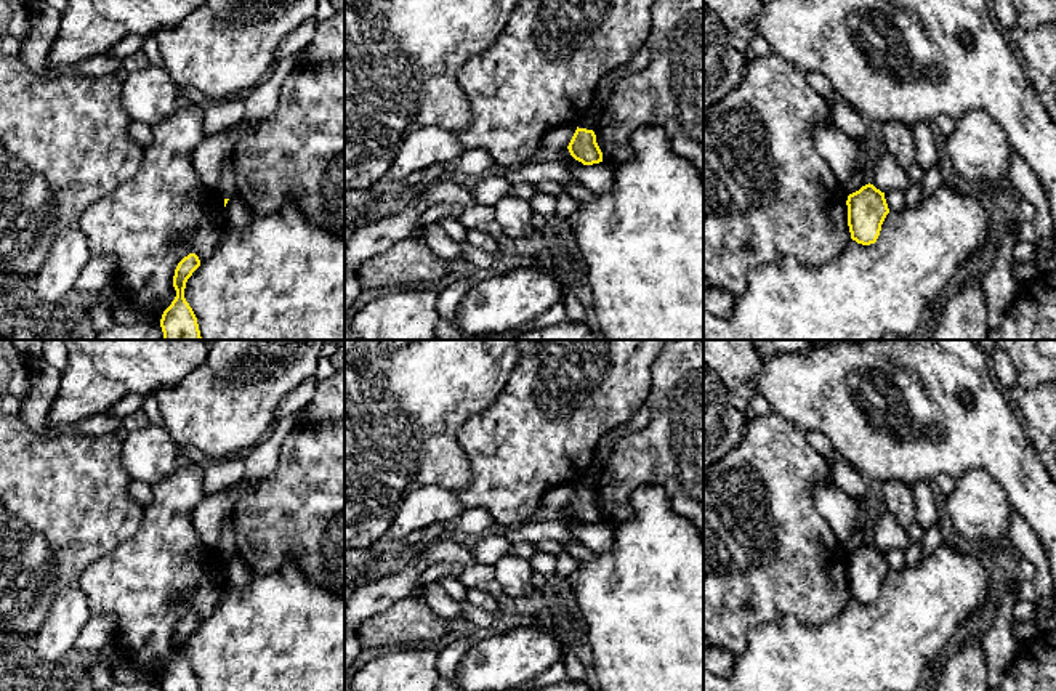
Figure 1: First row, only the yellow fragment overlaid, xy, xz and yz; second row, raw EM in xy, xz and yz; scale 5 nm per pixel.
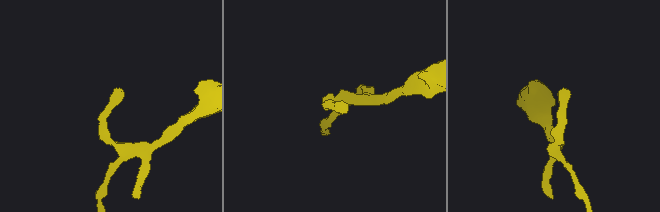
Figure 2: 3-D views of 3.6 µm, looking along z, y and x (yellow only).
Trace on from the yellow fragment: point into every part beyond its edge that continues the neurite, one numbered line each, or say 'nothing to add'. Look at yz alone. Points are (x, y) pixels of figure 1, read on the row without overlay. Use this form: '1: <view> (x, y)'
nothing to add

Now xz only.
nothing to add

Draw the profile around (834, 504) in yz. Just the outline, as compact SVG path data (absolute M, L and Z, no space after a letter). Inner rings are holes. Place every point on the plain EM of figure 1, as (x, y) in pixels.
M817 484L812 489L812 497L816 510L848 553L870 542L867 529L857 527L856 502L843 489L836 484Z

